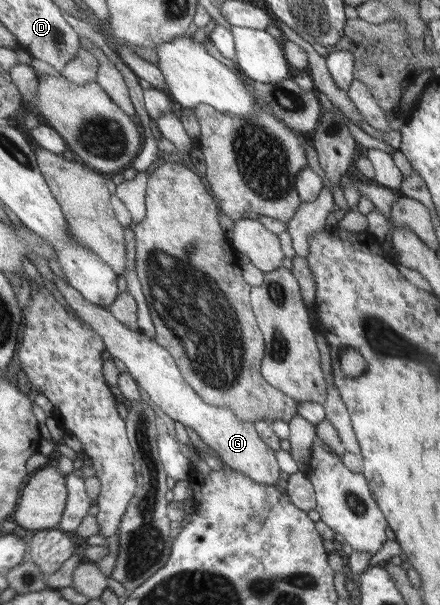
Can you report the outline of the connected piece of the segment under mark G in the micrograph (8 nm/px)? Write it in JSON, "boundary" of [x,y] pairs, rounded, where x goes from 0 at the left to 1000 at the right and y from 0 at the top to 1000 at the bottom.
{"boundary":[[[120,453],[127,478],[141,486],[150,501],[191,529],[225,555],[239,562],[243,580],[270,595],[282,595],[293,617],[318,635],[325,650],[343,658],[398,698],[411,698],[445,712],[470,740],[507,759],[516,770],[568,787],[589,800],[625,802],[639,790],[639,774],[625,757],[625,744],[611,740],[582,709],[580,699],[548,698],[520,673],[480,671],[423,630],[398,590],[370,575],[355,562],[339,562],[323,550],[298,545],[270,532],[243,507],[225,506],[198,496],[168,473],[143,466]]]}

